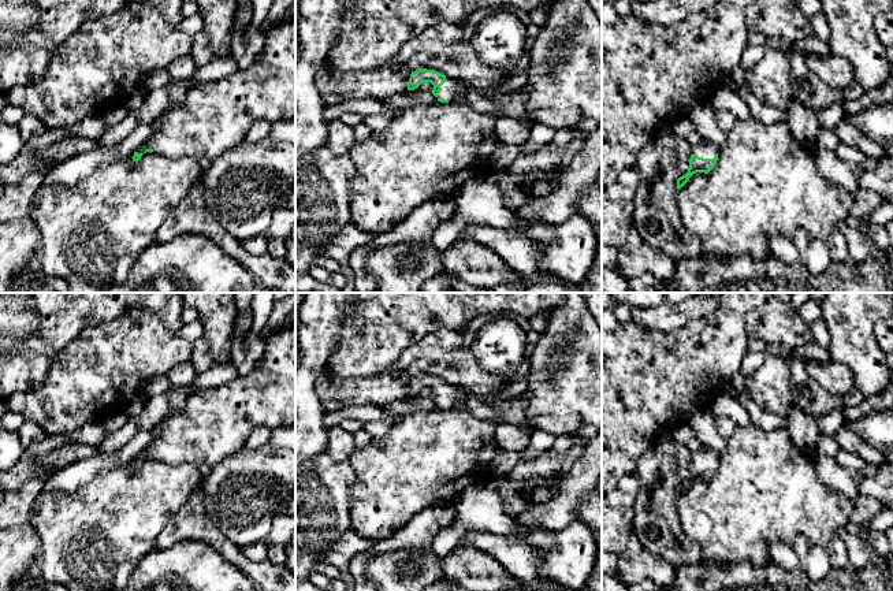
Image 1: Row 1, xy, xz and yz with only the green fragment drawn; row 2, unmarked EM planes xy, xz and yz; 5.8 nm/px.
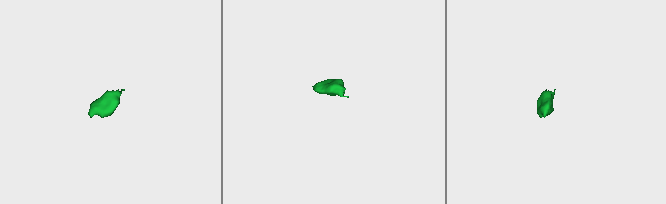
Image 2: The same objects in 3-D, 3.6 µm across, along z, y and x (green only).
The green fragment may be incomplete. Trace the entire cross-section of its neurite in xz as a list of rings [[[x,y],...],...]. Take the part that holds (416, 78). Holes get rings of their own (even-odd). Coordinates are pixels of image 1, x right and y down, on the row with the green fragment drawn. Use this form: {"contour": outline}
{"contour": [[[423,68],[410,74],[408,90],[417,89],[423,82],[431,82],[434,85],[432,94],[440,103],[449,103],[454,100],[459,89],[468,85],[464,81],[447,78],[438,71]]]}

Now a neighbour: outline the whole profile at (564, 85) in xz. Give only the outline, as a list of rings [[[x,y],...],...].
[[[557,0],[548,7],[550,14],[528,52],[531,63],[524,88],[532,124],[576,130],[583,119],[602,123],[602,22],[587,0]]]

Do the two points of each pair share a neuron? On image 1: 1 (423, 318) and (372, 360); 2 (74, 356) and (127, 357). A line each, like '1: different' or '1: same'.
1: same
2: same

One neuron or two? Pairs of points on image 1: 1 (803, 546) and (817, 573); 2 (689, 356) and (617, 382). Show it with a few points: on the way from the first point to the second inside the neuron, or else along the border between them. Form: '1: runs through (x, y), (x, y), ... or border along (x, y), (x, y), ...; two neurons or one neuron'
1: runs through (806, 553), (817, 567); one neuron
2: runs through (672, 374), (658, 382), (635, 382); one neuron

